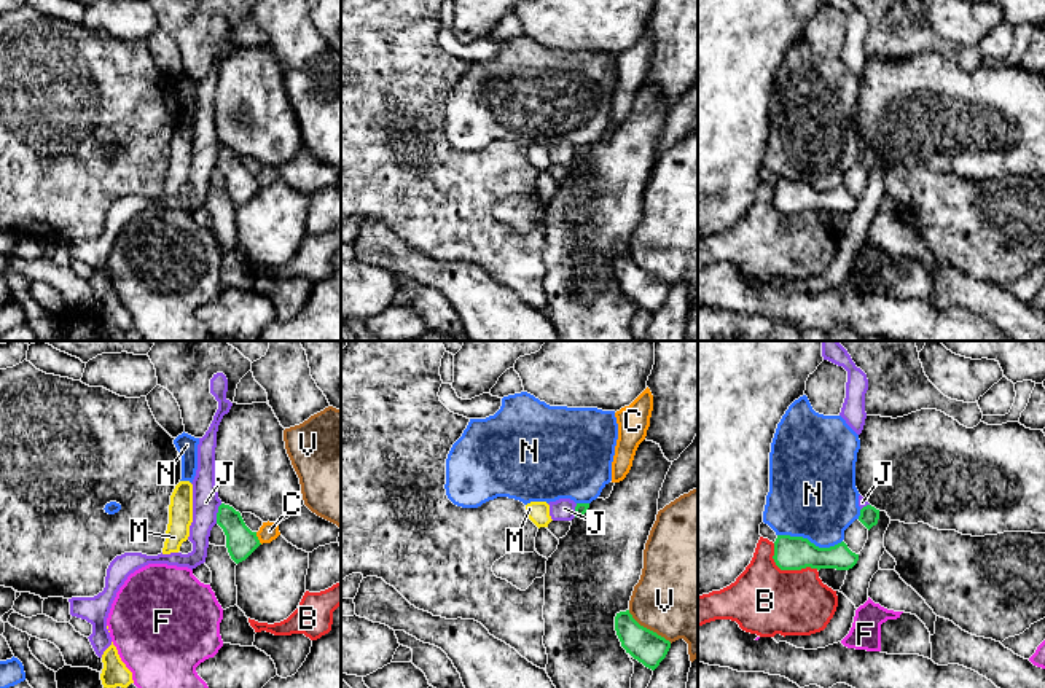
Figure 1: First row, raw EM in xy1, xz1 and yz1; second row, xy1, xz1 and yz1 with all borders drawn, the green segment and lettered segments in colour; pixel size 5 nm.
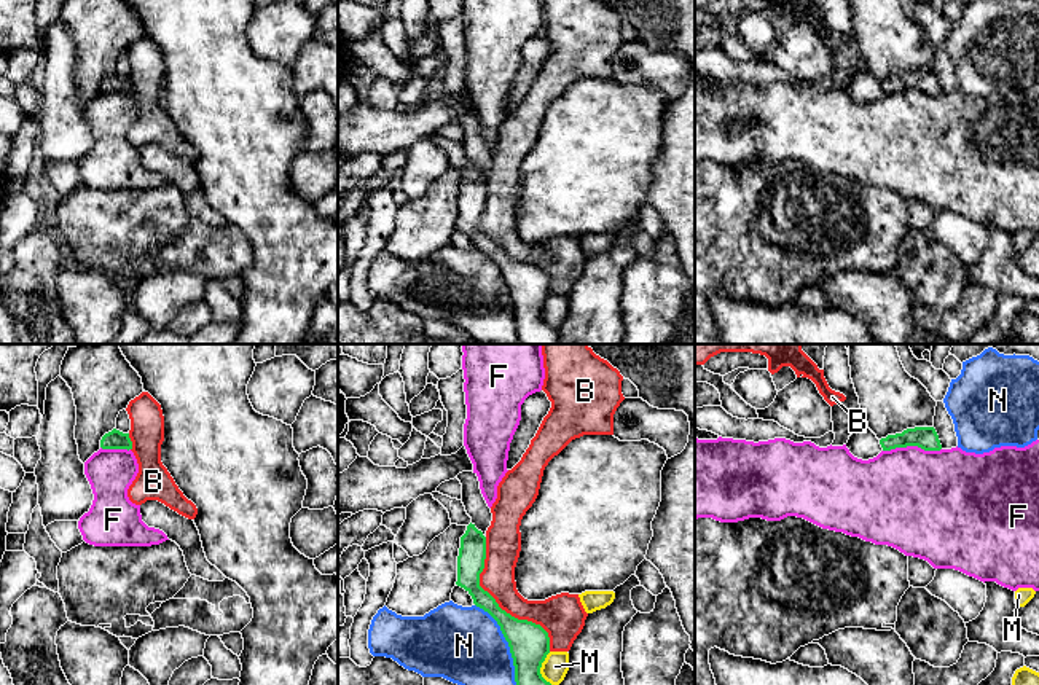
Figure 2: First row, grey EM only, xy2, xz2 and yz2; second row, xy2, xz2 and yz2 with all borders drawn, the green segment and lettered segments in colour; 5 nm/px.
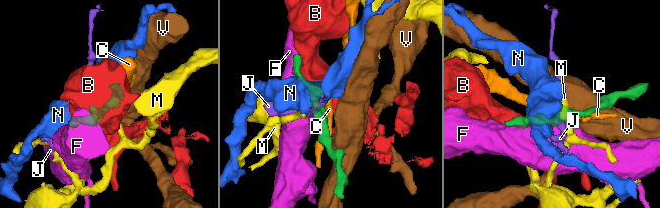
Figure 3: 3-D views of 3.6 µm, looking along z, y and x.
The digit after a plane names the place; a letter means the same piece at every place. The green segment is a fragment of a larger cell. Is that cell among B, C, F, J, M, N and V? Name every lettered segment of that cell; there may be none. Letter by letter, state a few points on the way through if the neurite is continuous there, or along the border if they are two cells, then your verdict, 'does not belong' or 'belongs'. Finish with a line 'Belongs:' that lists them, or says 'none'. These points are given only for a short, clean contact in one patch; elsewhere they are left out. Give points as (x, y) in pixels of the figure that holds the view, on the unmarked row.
B: does not belong
C: does not belong
F: along yz2 (940, 91), (896, 90), (883, 94) | does not belong
J: along xy1 (222, 147), (215, 166) | does not belong
M: along xz2 (548, 295), (541, 317), (556, 330) | does not belong
N: does not belong
V: along xz1 (628, 254), (641, 268), (671, 285) | does not belong
Belongs: none

